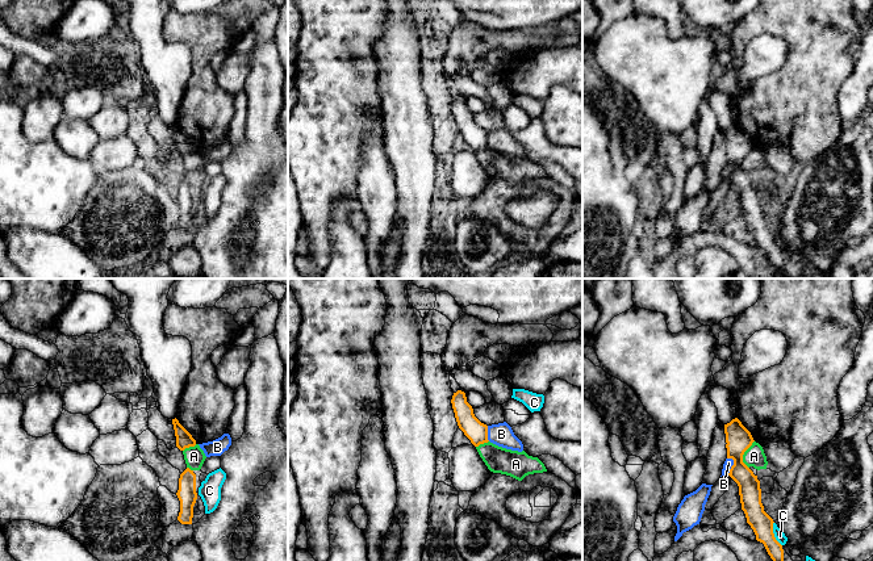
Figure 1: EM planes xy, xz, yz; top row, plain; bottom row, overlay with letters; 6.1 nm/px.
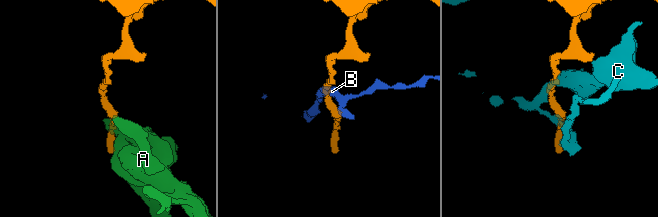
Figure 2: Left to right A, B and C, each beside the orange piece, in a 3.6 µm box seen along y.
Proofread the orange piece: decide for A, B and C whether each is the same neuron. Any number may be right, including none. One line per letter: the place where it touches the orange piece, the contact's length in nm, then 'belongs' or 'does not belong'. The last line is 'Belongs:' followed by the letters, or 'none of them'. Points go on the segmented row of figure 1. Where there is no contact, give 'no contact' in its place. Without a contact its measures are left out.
A: meets orange in yz at (743, 453); contact 180 nm long; does not belong
B: meets orange in yz at (731, 467); contact 110 nm long; does not belong
C: meets orange in yz at (773, 534); contact 160 nm long; does not belong
Belongs: none of them

